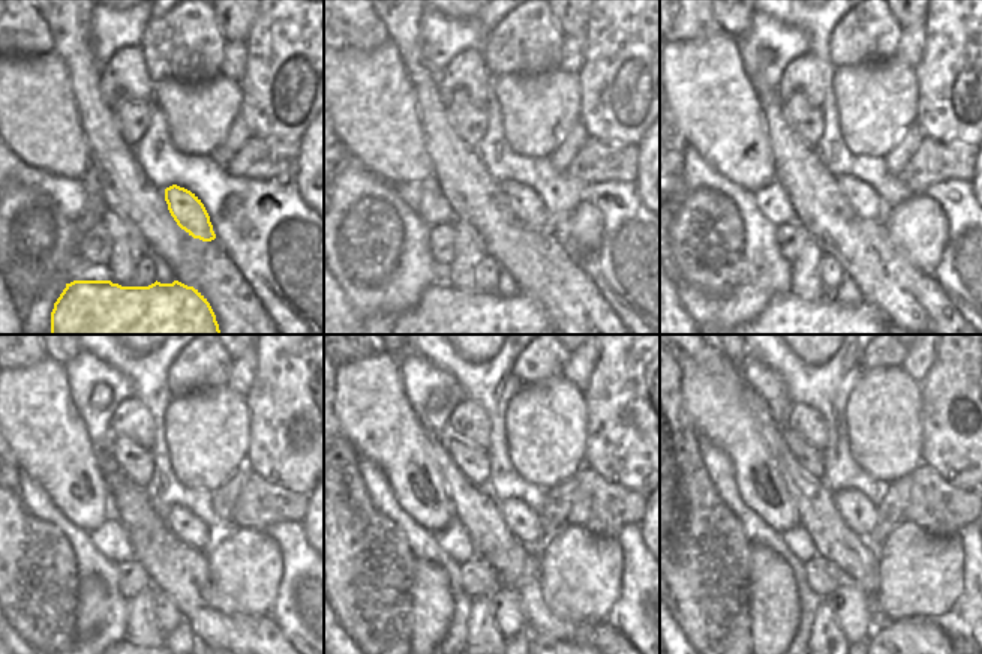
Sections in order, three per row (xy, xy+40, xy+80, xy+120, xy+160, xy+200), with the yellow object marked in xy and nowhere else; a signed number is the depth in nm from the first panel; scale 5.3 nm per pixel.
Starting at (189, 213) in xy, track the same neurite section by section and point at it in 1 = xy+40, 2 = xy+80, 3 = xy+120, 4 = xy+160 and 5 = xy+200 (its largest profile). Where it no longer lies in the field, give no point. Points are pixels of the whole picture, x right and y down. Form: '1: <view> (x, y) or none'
1: xy+40 (525, 204)
2: xy+80 (865, 207)
3: xy+120 (195, 542)
4: xy+160 (525, 537)
5: xy+200 (856, 531)

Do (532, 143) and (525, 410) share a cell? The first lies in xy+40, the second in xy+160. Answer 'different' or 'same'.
same

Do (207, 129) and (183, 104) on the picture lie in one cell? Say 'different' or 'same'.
same

